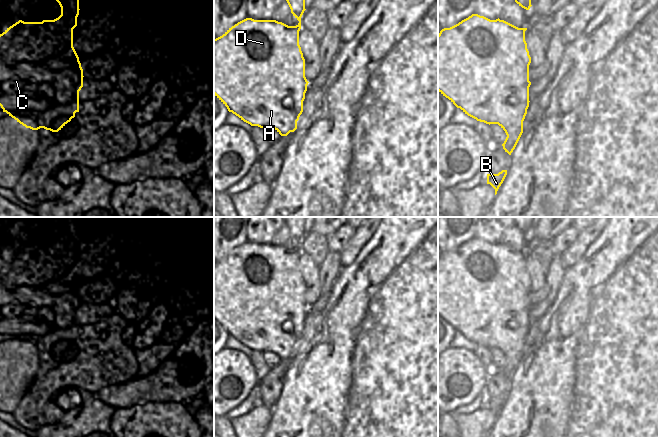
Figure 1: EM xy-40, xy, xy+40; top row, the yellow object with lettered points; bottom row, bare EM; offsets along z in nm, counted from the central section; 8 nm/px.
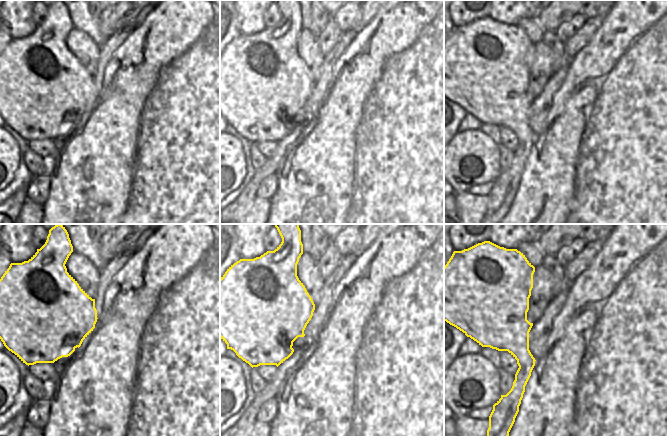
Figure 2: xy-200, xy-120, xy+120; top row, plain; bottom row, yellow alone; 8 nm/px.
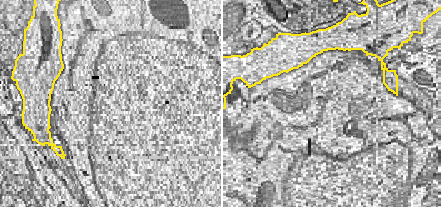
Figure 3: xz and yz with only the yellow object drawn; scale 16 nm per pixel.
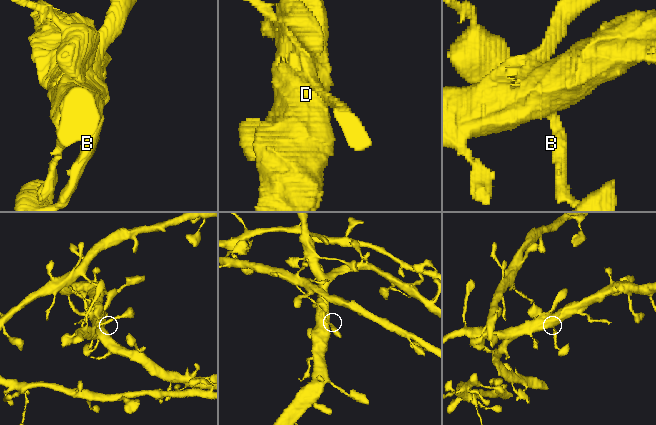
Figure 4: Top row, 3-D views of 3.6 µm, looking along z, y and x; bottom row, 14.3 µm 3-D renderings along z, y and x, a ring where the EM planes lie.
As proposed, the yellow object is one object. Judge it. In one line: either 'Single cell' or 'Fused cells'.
Single cell

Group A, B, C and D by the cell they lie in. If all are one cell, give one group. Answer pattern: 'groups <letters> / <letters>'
groups A B C D

